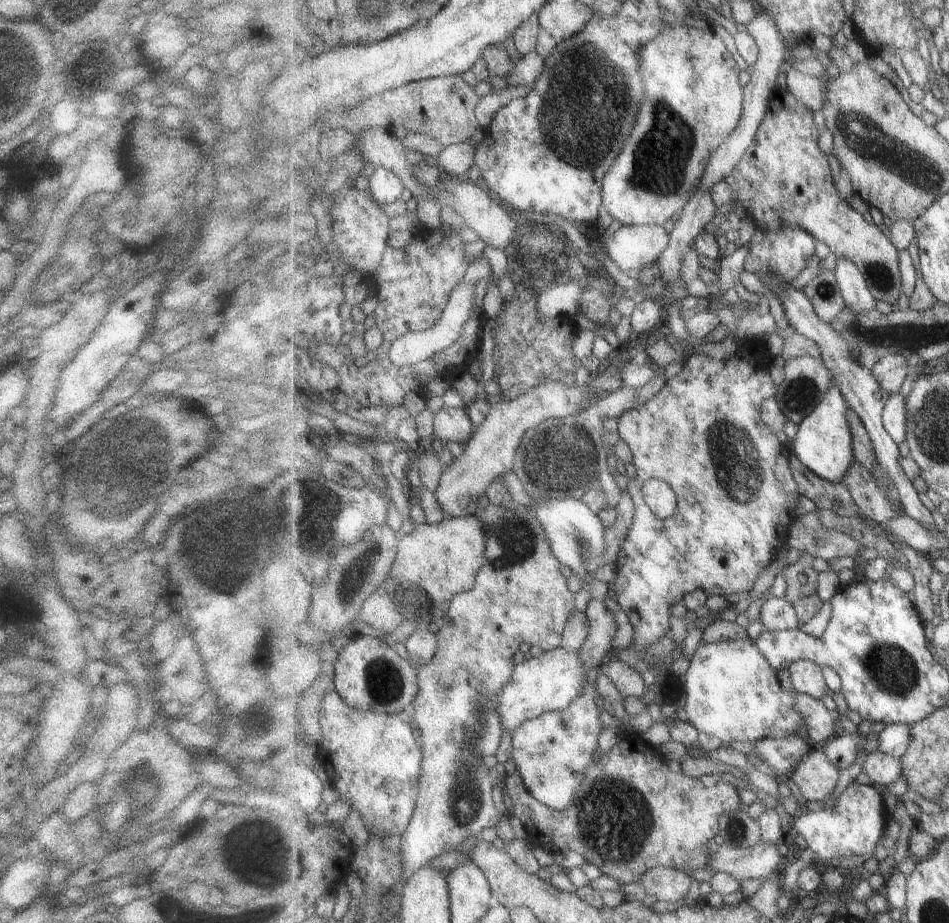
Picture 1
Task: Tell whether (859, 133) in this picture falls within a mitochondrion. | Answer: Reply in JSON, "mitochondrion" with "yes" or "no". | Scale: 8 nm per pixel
{"mitochondrion":"yes"}

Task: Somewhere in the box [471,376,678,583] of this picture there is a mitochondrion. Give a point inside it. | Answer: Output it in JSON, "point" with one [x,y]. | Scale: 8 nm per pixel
{"point":[571,449]}

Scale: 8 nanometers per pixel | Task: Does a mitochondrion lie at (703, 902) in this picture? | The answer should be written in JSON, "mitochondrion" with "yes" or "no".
{"mitochondrion":"no"}

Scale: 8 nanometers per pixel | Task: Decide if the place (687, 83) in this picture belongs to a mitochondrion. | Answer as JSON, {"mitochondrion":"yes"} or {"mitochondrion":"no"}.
{"mitochondrion":"no"}

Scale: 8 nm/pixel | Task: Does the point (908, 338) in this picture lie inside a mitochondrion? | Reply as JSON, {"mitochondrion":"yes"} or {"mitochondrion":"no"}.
{"mitochondrion":"yes"}

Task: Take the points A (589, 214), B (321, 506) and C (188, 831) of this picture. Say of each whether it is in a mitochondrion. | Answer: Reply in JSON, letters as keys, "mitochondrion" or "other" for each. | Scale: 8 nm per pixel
{"A":"other","B":"mitochondrion","C":"other"}

